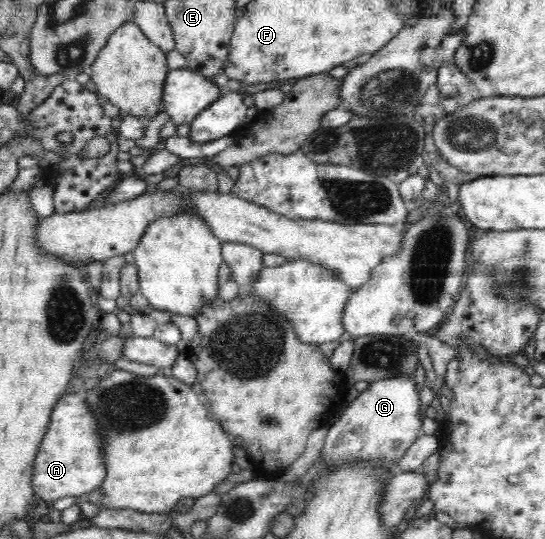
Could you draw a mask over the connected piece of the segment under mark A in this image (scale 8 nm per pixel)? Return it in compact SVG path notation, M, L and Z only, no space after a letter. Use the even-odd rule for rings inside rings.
M80 392L75 394L64 393L58 399L50 415L49 428L42 438L38 457L33 461L33 492L45 502L55 502L57 499L68 496L78 496L91 492L103 484L106 477L106 468L103 462L103 439L98 433L98 423Z

